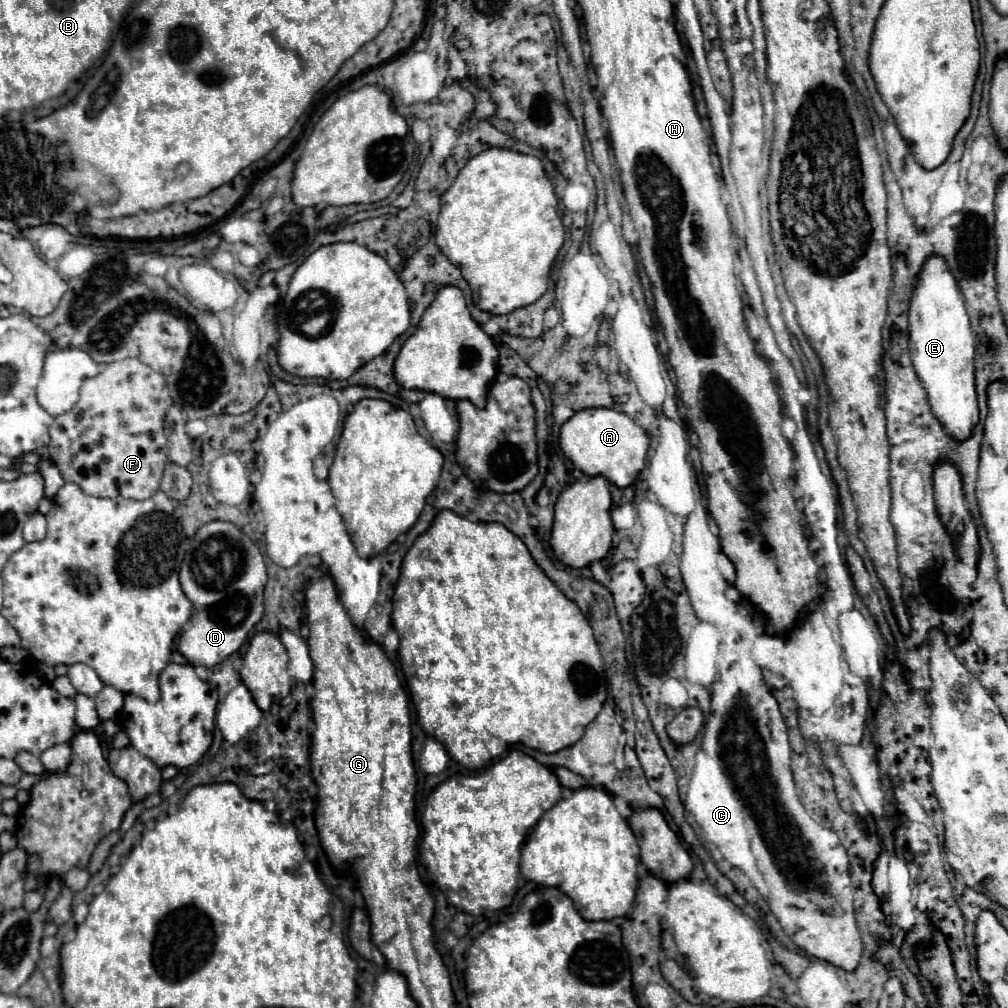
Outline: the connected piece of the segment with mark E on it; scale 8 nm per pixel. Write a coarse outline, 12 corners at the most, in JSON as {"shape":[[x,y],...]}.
{"shape":[[942,257],[910,301],[912,363],[952,439],[980,421],[974,333]]}

